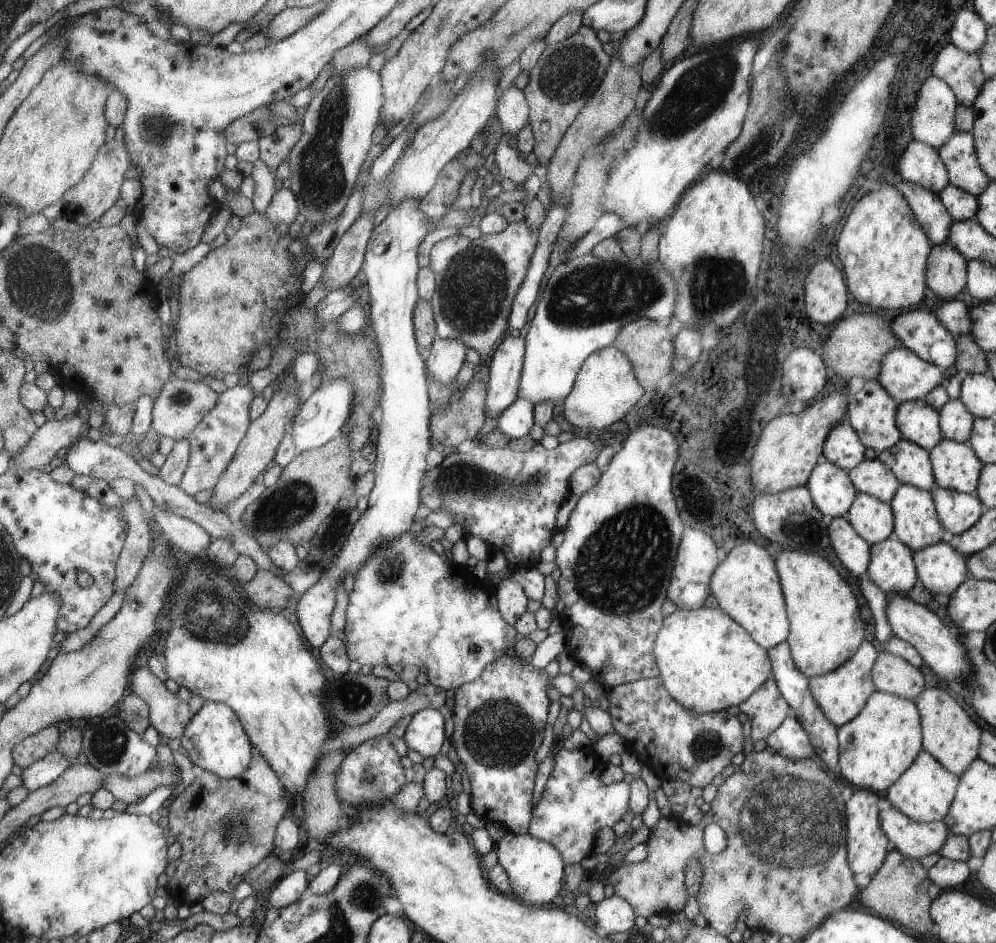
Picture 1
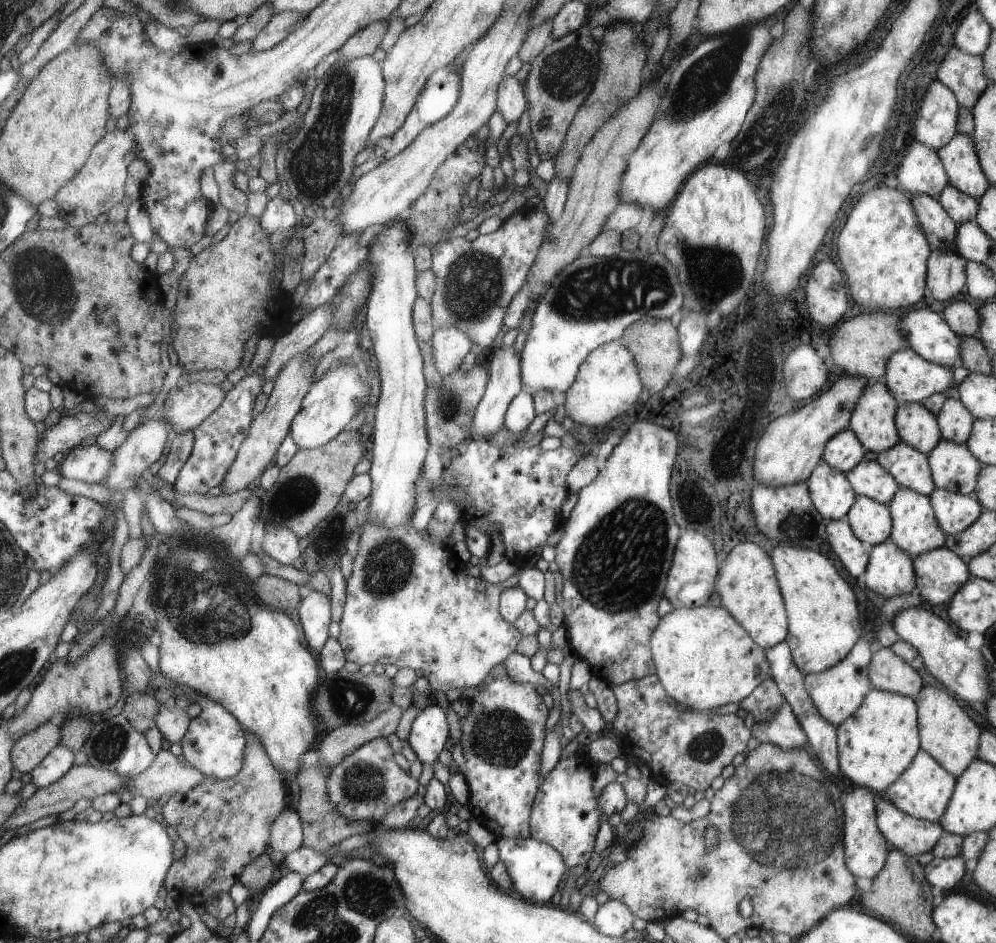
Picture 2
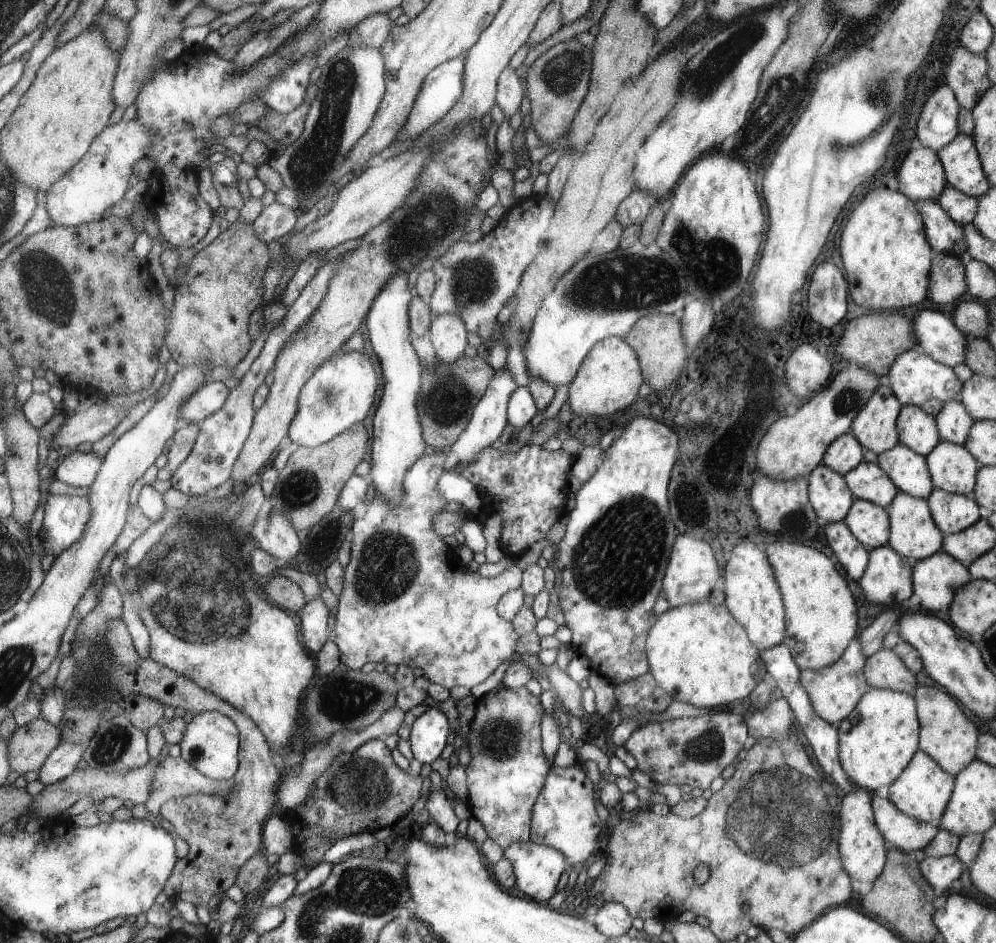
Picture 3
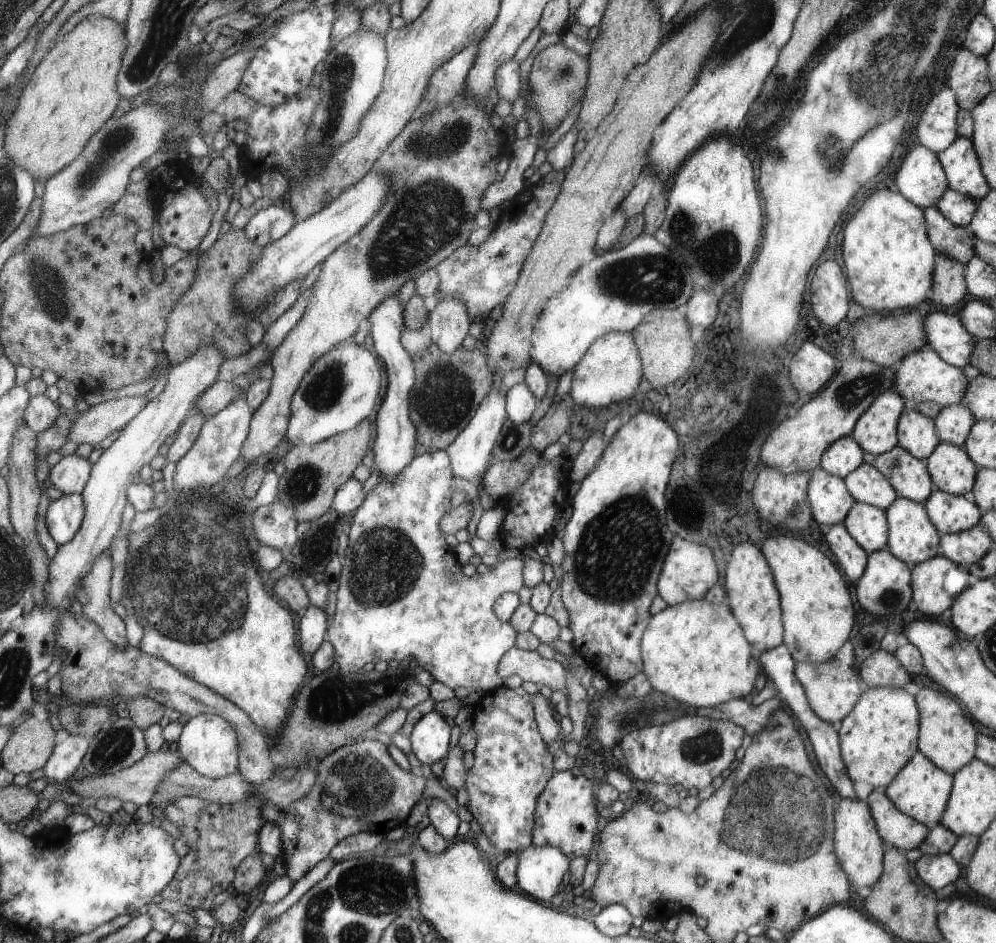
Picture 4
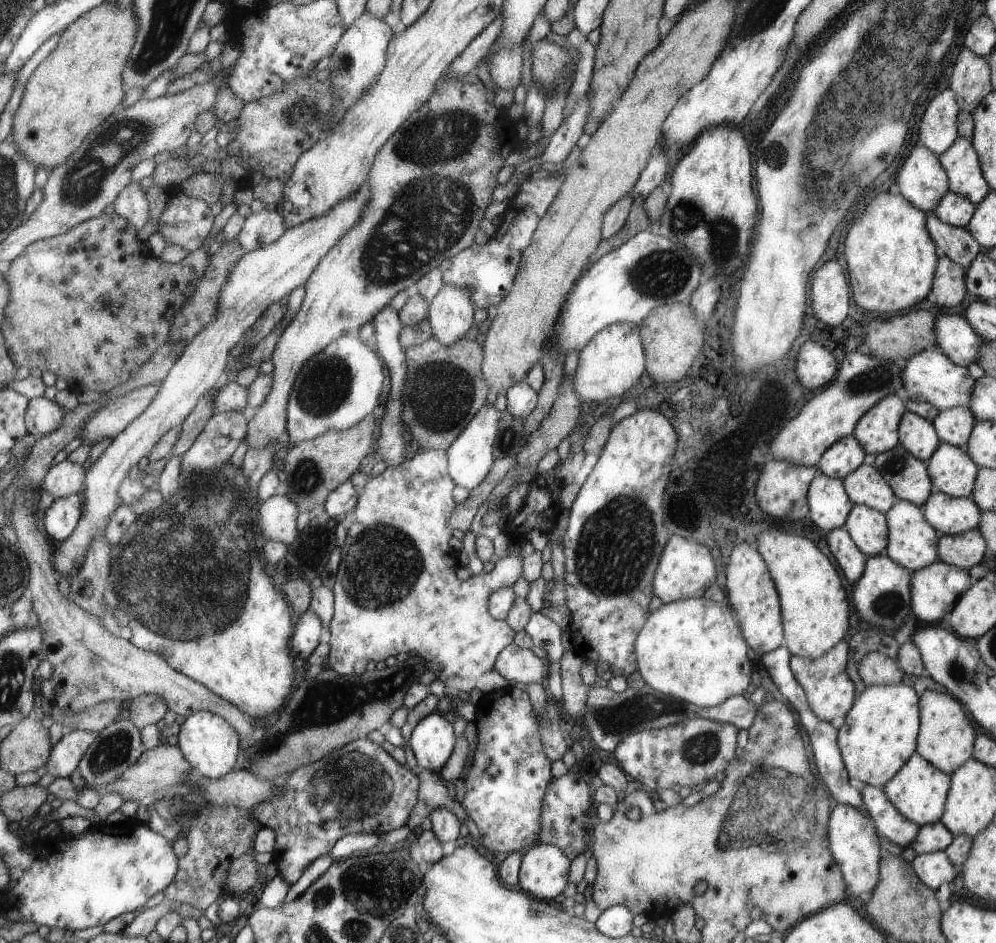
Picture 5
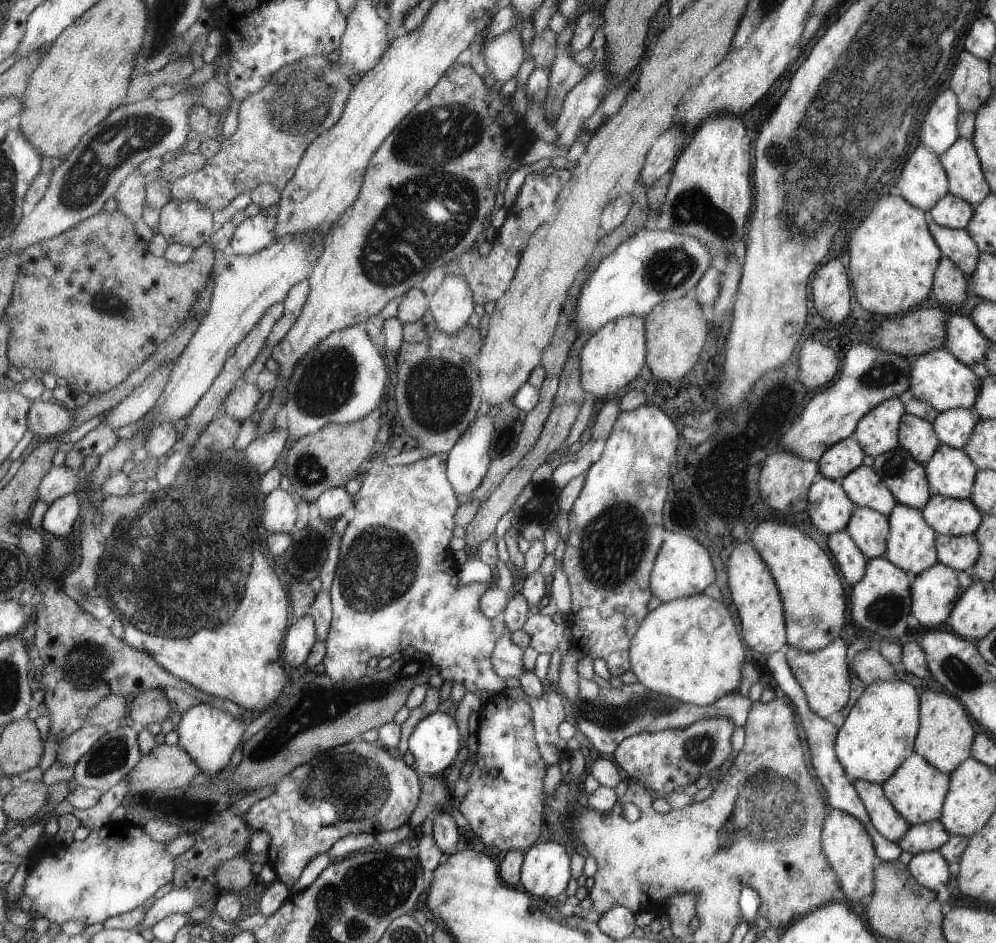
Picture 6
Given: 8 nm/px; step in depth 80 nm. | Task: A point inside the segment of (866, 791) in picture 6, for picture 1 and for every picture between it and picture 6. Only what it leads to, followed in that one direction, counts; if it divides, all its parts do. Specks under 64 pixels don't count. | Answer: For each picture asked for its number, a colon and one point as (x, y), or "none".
1: (915, 839)
2: (912, 836)
3: (900, 831)
4: (901, 831)
5: (889, 822)

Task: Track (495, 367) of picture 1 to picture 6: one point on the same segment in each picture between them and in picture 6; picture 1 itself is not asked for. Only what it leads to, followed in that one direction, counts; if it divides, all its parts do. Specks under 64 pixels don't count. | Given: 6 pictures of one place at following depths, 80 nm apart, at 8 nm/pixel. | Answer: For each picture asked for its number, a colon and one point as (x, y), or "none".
2: (503, 384)
3: (489, 416)
4: (470, 452)
5: (470, 457)
6: (468, 460)

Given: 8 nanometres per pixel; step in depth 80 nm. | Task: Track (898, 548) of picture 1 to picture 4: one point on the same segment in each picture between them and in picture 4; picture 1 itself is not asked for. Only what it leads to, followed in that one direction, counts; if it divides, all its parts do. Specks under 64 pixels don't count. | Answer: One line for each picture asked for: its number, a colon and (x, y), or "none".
2: (889, 572)
3: (886, 582)
4: (883, 589)

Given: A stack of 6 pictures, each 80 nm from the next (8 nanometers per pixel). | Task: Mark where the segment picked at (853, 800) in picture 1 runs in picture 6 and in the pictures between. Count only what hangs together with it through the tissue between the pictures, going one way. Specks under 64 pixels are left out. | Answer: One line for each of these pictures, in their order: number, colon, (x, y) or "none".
2: (865, 848)
3: (862, 847)
4: (858, 844)
5: (853, 843)
6: (845, 842)

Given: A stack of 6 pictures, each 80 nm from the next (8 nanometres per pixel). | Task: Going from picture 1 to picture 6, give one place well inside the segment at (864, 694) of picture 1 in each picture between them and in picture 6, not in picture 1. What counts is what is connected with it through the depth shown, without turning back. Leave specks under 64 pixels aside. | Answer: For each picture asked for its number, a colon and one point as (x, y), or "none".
2: (837, 691)
3: (833, 691)
4: (832, 687)
5: (829, 692)
6: (822, 675)

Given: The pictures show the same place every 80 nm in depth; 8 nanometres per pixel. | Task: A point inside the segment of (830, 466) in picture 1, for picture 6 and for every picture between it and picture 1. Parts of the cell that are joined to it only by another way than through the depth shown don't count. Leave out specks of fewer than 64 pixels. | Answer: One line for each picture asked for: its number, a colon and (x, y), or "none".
2: (832, 496)
3: (828, 493)
4: (828, 496)
5: (829, 505)
6: (829, 508)

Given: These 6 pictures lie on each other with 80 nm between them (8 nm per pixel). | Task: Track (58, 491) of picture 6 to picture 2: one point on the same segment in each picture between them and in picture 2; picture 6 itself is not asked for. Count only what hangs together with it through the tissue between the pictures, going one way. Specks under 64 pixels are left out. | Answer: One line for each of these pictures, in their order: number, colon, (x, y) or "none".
2: (91, 463)
3: (80, 469)
4: (71, 474)
5: (66, 478)

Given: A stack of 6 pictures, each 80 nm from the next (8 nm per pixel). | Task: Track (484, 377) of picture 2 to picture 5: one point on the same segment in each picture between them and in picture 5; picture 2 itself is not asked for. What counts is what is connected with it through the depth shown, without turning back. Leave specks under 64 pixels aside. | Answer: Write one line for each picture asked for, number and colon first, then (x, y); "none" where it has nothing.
3: (447, 397)
4: (448, 389)
5: (445, 388)

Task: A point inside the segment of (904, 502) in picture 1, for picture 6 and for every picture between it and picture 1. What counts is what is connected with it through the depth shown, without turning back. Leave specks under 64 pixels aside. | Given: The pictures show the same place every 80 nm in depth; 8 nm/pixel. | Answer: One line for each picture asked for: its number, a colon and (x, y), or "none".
2: (915, 530)
3: (914, 535)
4: (912, 538)
5: (912, 540)
6: (911, 542)

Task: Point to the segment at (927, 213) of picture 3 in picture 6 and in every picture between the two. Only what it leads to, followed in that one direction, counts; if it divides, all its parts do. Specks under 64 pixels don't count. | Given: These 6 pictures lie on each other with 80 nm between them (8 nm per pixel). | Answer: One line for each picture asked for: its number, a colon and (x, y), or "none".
4: (946, 238)
5: (956, 243)
6: (956, 244)

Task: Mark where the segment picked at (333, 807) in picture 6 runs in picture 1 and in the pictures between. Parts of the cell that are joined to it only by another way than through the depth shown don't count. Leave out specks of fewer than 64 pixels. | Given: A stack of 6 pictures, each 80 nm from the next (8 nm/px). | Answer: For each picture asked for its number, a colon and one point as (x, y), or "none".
1: (370, 772)
2: (364, 785)
3: (363, 790)
4: (357, 787)
5: (358, 788)

